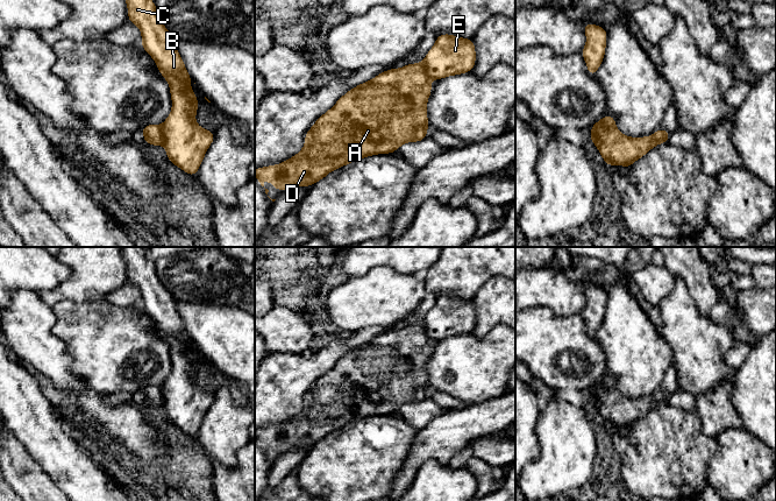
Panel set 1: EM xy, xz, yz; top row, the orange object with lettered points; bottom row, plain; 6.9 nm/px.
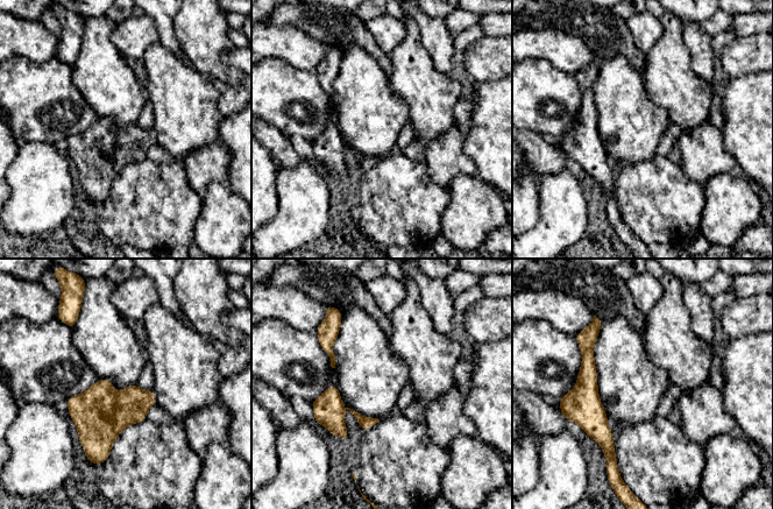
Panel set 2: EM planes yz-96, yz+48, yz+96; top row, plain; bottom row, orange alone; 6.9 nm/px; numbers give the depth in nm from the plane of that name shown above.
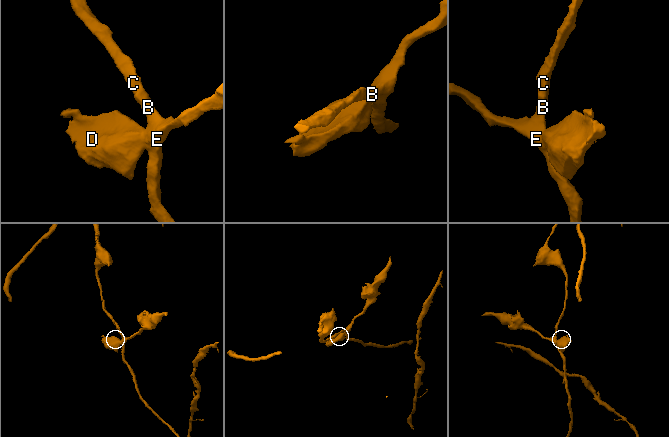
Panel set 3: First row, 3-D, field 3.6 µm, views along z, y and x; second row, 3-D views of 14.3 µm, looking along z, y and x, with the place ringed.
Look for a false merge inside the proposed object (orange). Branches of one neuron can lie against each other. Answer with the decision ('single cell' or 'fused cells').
fused cells

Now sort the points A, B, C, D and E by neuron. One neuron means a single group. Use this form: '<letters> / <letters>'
A D / B C E

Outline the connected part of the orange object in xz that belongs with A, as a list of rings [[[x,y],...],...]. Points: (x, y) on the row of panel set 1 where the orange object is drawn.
[[[421,63],[407,64],[399,69],[389,69],[371,80],[356,85],[344,93],[335,105],[323,113],[305,134],[305,146],[294,156],[276,165],[261,167],[255,170],[255,177],[264,188],[266,179],[272,181],[276,190],[291,190],[297,186],[312,186],[325,178],[330,171],[346,164],[377,154],[392,154],[406,142],[420,142],[427,137],[428,117],[427,100],[433,87],[429,84],[426,69]]]

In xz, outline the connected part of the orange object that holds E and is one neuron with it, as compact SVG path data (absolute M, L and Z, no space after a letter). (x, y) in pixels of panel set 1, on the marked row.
M451 34L436 36L435 44L426 54L423 66L429 79L442 79L472 71L476 63L476 49L472 38L462 38Z

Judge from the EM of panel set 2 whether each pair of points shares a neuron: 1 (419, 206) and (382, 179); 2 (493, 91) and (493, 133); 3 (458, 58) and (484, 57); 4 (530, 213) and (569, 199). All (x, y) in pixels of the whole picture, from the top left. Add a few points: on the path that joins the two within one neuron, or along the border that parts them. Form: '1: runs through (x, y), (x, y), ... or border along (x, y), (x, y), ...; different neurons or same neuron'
1: runs through (410, 206), (391, 189); same neuron
2: runs through (493, 101), (493, 122); same neuron
3: border along (481, 37), (466, 49), (462, 63); different neurons
4: border along (537, 184), (538, 221), (524, 232); different neurons

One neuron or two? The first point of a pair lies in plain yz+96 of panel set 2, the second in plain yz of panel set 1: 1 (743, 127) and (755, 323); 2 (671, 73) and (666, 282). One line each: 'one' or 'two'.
1: two
2: two

